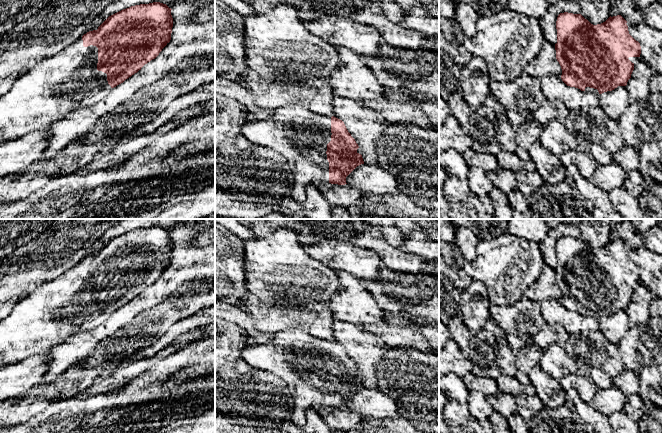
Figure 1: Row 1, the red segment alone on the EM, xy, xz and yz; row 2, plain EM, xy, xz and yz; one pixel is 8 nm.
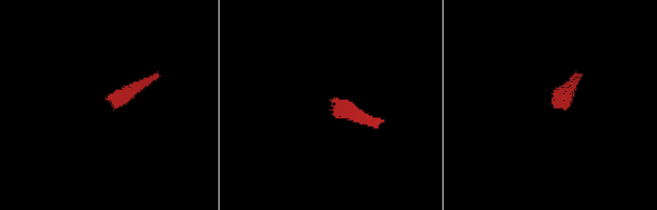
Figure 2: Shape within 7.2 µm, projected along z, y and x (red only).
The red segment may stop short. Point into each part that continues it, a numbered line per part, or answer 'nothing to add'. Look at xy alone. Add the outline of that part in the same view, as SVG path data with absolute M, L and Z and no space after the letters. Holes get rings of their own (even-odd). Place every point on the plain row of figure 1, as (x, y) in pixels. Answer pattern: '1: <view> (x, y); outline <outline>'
1: xy (54, 311); outline M80 262L79 264L74 266L69 271L65 272L62 276L58 277L57 279L41 284L39 287L34 289L27 297L20 300L13 307L9 315L0 321L0 356L2 357L2 362L4 363L4 365L18 363L33 355L45 353L52 349L53 347L63 343L70 336L78 332L94 329L97 326L104 323L108 319L108 317L112 314L112 312L108 308L107 298L97 294L97 287L98 287L98 272L93 269L84 271L83 264L82 262Z

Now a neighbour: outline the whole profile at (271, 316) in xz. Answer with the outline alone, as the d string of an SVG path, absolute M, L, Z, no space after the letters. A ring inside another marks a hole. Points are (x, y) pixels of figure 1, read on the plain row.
M250 293L241 307L253 316L256 328L274 334L286 329L301 329L312 336L333 340L336 321L322 304L300 304L287 300L266 300Z

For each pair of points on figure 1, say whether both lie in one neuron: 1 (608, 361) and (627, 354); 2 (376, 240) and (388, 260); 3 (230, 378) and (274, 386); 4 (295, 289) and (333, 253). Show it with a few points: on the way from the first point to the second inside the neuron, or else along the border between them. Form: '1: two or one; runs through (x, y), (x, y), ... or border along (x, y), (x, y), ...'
1: two; border along (617, 345), (624, 368)
2: one; runs through (379, 245), (388, 255)
3: one; runs through (241, 386), (263, 386)
4: two; border along (304, 249), (314, 259), (335, 269)

